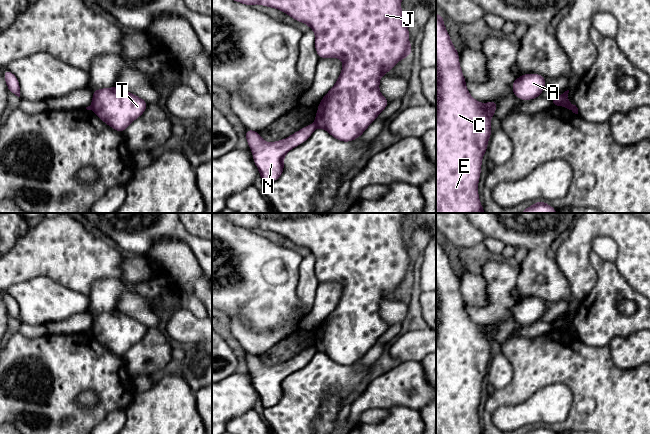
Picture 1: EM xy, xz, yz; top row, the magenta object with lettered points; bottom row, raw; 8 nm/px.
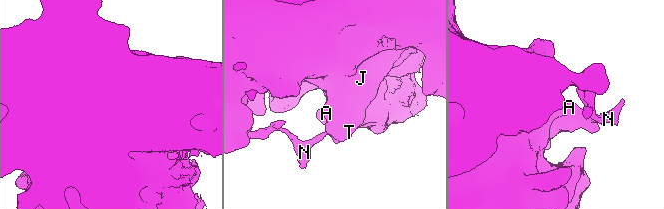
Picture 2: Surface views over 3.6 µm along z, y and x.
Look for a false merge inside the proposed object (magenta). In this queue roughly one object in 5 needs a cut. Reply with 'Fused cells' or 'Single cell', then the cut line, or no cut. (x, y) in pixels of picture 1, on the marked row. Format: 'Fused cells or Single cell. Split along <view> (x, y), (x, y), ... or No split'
Fused cells. Split along xz (314, 123), (317, 126)

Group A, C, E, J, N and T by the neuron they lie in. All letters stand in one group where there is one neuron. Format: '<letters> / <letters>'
A C E J T / N

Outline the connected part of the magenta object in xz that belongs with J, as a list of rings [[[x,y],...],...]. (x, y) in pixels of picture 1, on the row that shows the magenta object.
[[[233,0],[252,6],[260,4],[278,9],[294,20],[307,24],[315,33],[315,50],[319,59],[339,58],[343,61],[342,71],[335,85],[319,102],[315,124],[341,142],[359,138],[389,101],[380,93],[380,78],[388,74],[400,60],[411,55],[408,25],[403,17],[401,0]]]

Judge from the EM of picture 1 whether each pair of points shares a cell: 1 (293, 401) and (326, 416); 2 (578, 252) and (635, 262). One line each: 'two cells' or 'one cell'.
1: two cells
2: one cell

